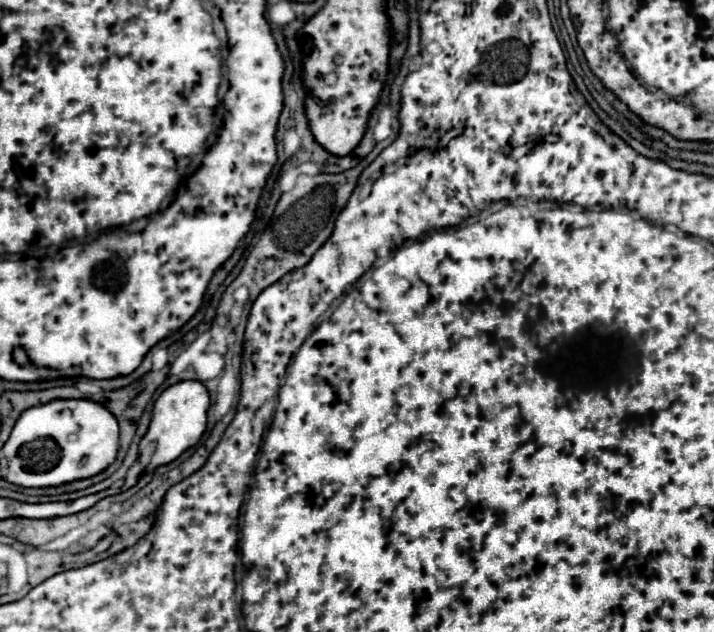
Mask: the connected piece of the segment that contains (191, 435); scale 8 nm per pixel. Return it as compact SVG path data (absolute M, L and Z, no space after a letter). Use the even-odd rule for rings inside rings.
M180 381L180 383L170 385L168 389L164 389L162 395L154 403L154 411L152 411L152 421L150 421L150 427L148 427L148 433L142 437L144 443L150 443L150 441L156 443L156 449L154 449L154 453L150 455L148 461L146 461L146 457L138 459L128 469L128 475L126 475L126 481L124 481L122 489L130 489L132 485L136 485L136 481L140 479L142 473L154 471L156 467L178 459L186 449L194 447L200 441L200 437L202 437L202 433L206 429L208 405L210 405L210 397L208 397L206 387L200 381Z

